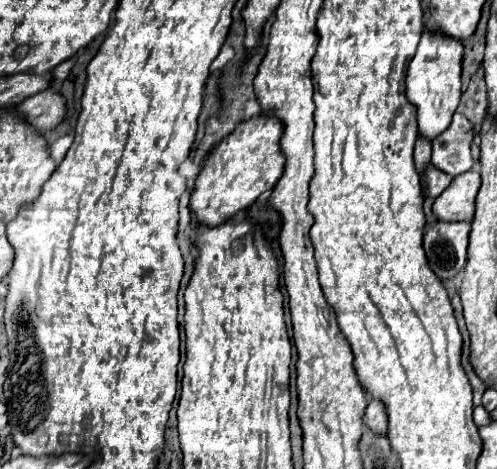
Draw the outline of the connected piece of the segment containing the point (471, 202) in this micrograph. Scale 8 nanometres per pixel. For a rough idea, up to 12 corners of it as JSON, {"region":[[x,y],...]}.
{"region":[[479,170],[453,178],[435,200],[437,220],[473,220]]}

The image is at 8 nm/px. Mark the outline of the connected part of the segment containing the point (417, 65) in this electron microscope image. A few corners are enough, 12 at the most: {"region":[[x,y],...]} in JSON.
{"region":[[423,32],[407,74],[417,134],[443,134],[461,98],[463,42]]}

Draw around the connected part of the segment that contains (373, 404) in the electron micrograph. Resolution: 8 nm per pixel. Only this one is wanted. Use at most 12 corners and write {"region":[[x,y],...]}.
{"region":[[381,400],[367,406],[367,426],[387,432],[387,412]]}

